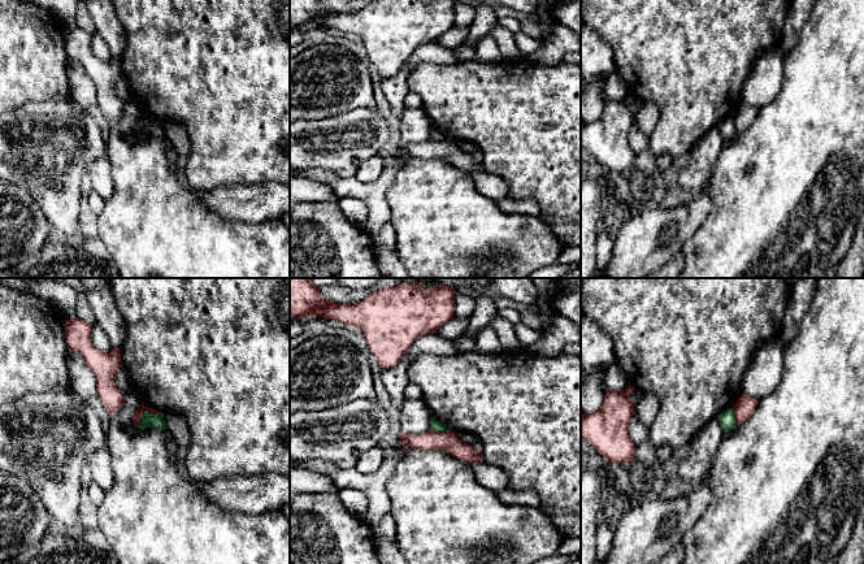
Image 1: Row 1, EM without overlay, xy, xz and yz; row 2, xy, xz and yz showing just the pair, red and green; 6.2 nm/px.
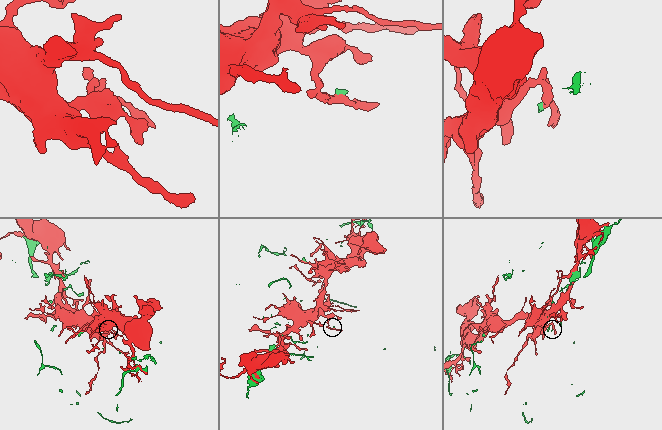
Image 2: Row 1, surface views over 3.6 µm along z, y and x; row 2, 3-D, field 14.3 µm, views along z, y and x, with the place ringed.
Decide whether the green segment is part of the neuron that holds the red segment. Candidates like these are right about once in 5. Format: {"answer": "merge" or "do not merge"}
{"answer": "do not merge"}

